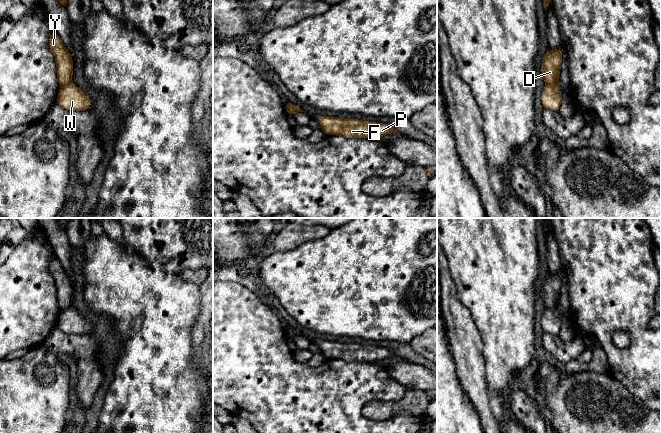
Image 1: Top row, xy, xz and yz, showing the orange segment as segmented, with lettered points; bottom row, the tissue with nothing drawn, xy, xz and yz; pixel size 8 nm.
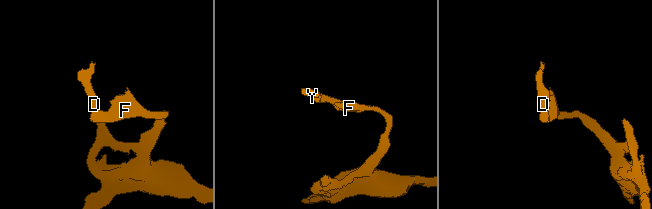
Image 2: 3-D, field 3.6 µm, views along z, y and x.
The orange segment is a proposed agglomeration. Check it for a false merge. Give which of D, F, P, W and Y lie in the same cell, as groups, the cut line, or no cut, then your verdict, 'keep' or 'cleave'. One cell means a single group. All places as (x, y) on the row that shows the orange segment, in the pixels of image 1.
groups D Y / F P W; cut yz (556, 83), (546, 85); cleave

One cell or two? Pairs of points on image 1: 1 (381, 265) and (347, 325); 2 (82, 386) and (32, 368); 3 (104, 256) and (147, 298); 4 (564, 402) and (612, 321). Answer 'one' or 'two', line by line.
1: one
2: two
3: one
4: two

